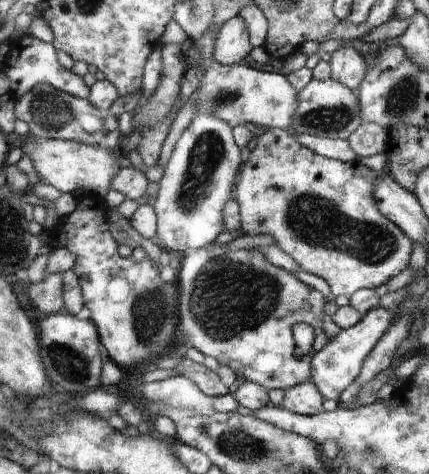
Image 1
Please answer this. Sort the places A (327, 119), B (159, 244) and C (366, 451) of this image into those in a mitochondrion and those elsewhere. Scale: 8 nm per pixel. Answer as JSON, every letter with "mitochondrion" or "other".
{"A":"mitochondrion","B":"other","C":"mitochondrion"}

